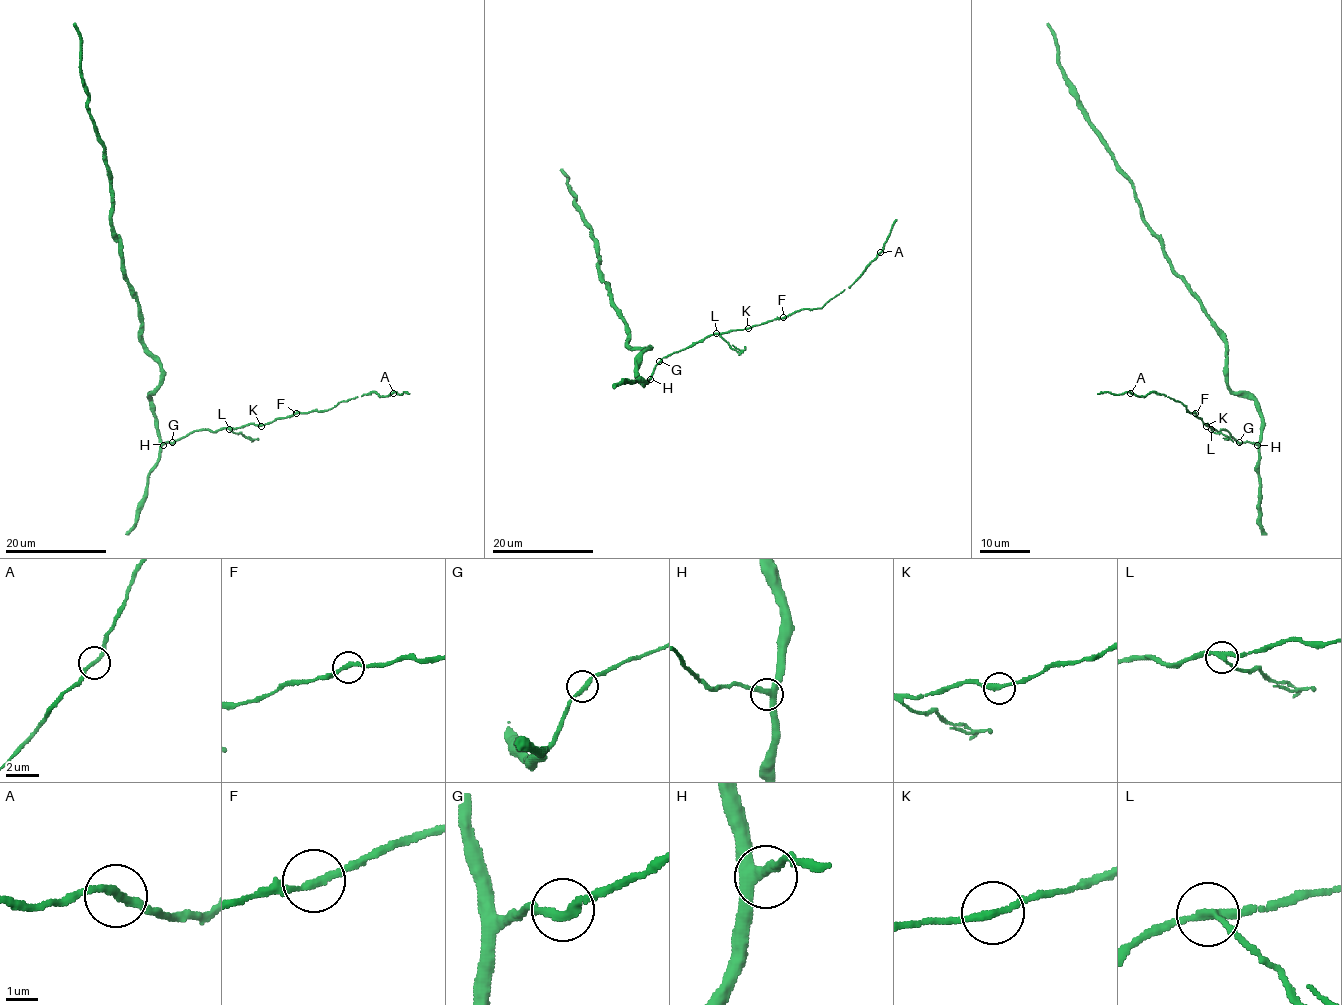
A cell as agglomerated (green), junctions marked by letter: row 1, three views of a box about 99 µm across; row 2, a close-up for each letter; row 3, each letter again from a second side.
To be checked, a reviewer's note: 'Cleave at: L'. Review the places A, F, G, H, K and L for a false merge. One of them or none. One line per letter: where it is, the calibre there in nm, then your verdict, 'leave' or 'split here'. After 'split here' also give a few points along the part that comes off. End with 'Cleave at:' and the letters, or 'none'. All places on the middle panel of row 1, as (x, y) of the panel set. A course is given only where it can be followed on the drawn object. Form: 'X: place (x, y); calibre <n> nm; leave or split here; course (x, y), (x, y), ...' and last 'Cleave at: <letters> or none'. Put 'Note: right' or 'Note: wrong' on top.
Note: right
A: place (880, 252); calibre 240 nm; leave
F: place (783, 317); calibre 240 nm; leave
G: place (659, 361); calibre 260 nm; leave
H: place (650, 379); calibre 340 nm; leave
K: place (748, 328); calibre 240 nm; leave
L: place (716, 333); calibre 220 nm; split here; course (716, 333), (732, 348), (744, 350), (744, 346)
Cleave at: L

